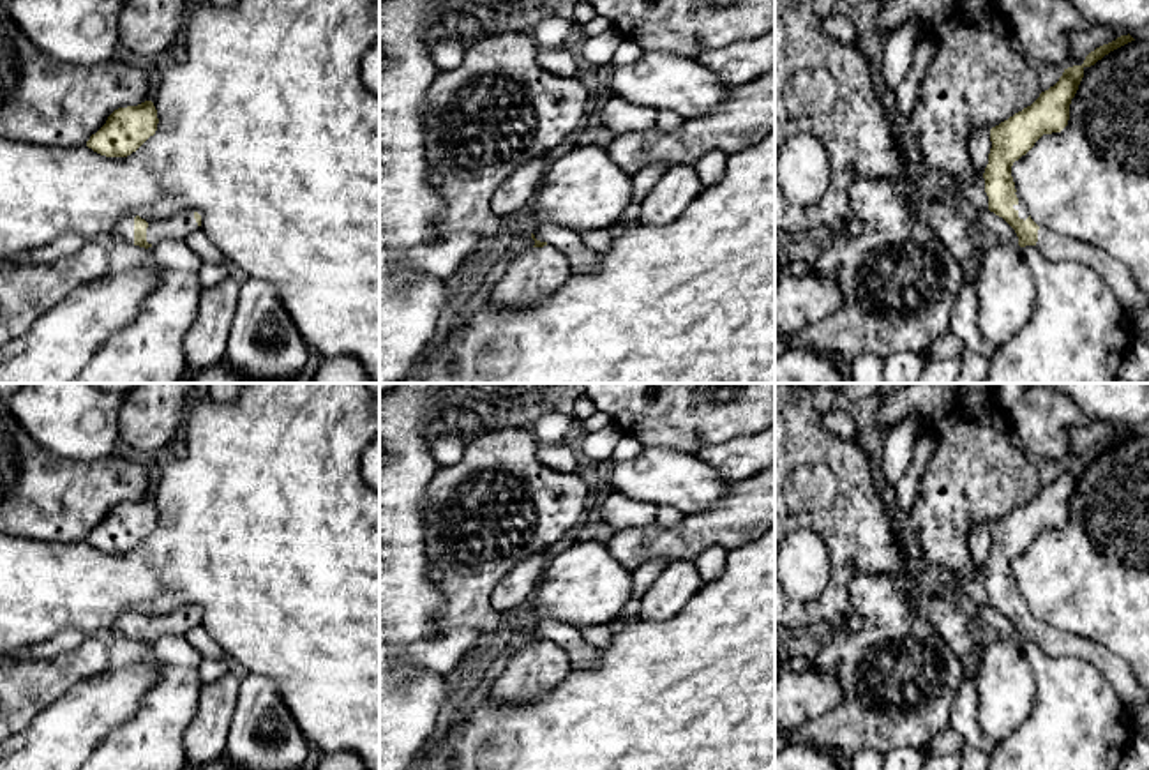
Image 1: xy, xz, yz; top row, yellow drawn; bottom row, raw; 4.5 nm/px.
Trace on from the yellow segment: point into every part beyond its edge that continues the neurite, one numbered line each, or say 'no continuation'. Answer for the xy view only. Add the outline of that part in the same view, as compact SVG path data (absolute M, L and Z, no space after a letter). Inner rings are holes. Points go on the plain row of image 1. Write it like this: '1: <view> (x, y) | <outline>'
1: xy (124, 622) | M127 609L124 613L120 613L115 622L113 622L113 629L120 630L124 634L124 638L134 641L134 609Z

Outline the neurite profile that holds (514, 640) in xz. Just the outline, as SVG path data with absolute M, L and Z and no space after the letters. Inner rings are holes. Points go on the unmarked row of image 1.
M531 629L528 630L521 630L521 632L514 632L510 630L507 634L507 638L501 641L499 645L499 653L505 655L507 659L510 655L514 655L521 646L524 646L526 643L533 643L535 636L531 634Z

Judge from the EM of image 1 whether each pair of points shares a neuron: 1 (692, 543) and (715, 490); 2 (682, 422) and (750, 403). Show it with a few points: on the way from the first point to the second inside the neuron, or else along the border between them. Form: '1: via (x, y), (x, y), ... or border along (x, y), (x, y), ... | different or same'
1: border along (731, 484), (710, 505), (685, 514) | different
2: via (699, 408), (733, 405) | same

